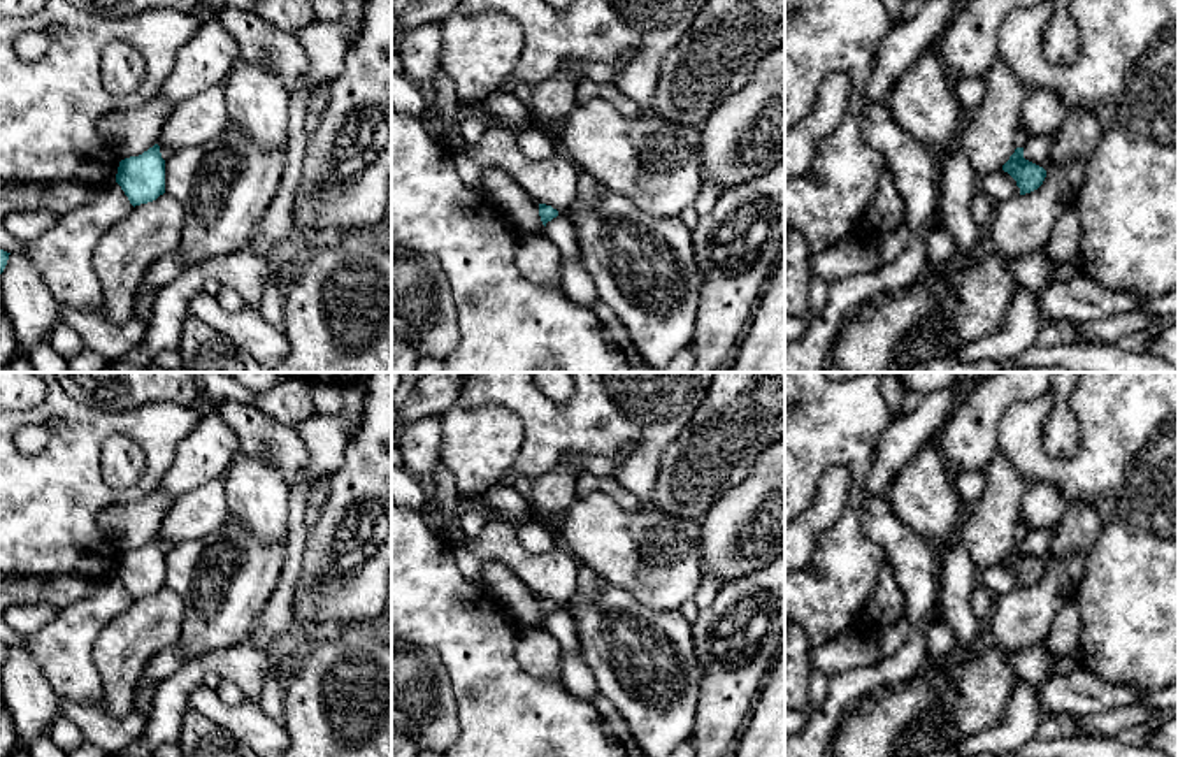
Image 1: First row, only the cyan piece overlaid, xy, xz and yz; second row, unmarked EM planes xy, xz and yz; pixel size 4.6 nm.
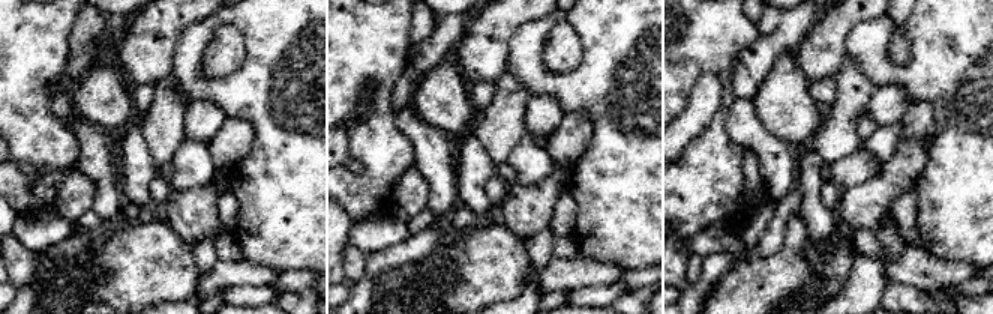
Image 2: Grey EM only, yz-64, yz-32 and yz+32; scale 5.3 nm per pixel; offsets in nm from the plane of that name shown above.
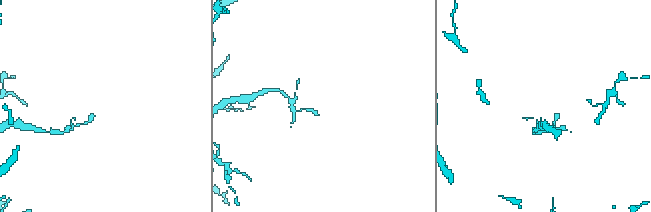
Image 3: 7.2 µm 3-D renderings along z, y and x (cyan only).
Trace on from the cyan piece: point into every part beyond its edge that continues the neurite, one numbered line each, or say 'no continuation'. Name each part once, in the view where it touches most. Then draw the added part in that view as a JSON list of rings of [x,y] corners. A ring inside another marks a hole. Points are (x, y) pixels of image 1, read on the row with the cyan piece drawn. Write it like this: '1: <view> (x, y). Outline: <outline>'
no continuation

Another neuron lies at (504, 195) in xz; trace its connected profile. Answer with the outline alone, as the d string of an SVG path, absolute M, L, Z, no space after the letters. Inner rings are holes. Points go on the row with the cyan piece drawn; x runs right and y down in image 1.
M492 165L483 167L479 191L520 237L544 235L539 204L506 170Z

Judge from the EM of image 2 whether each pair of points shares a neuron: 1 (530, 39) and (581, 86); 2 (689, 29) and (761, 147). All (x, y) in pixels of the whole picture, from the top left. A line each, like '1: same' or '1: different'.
1: same
2: different

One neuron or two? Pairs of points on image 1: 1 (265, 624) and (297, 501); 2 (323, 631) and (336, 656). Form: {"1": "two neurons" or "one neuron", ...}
{"1": "one neuron", "2": "two neurons"}

